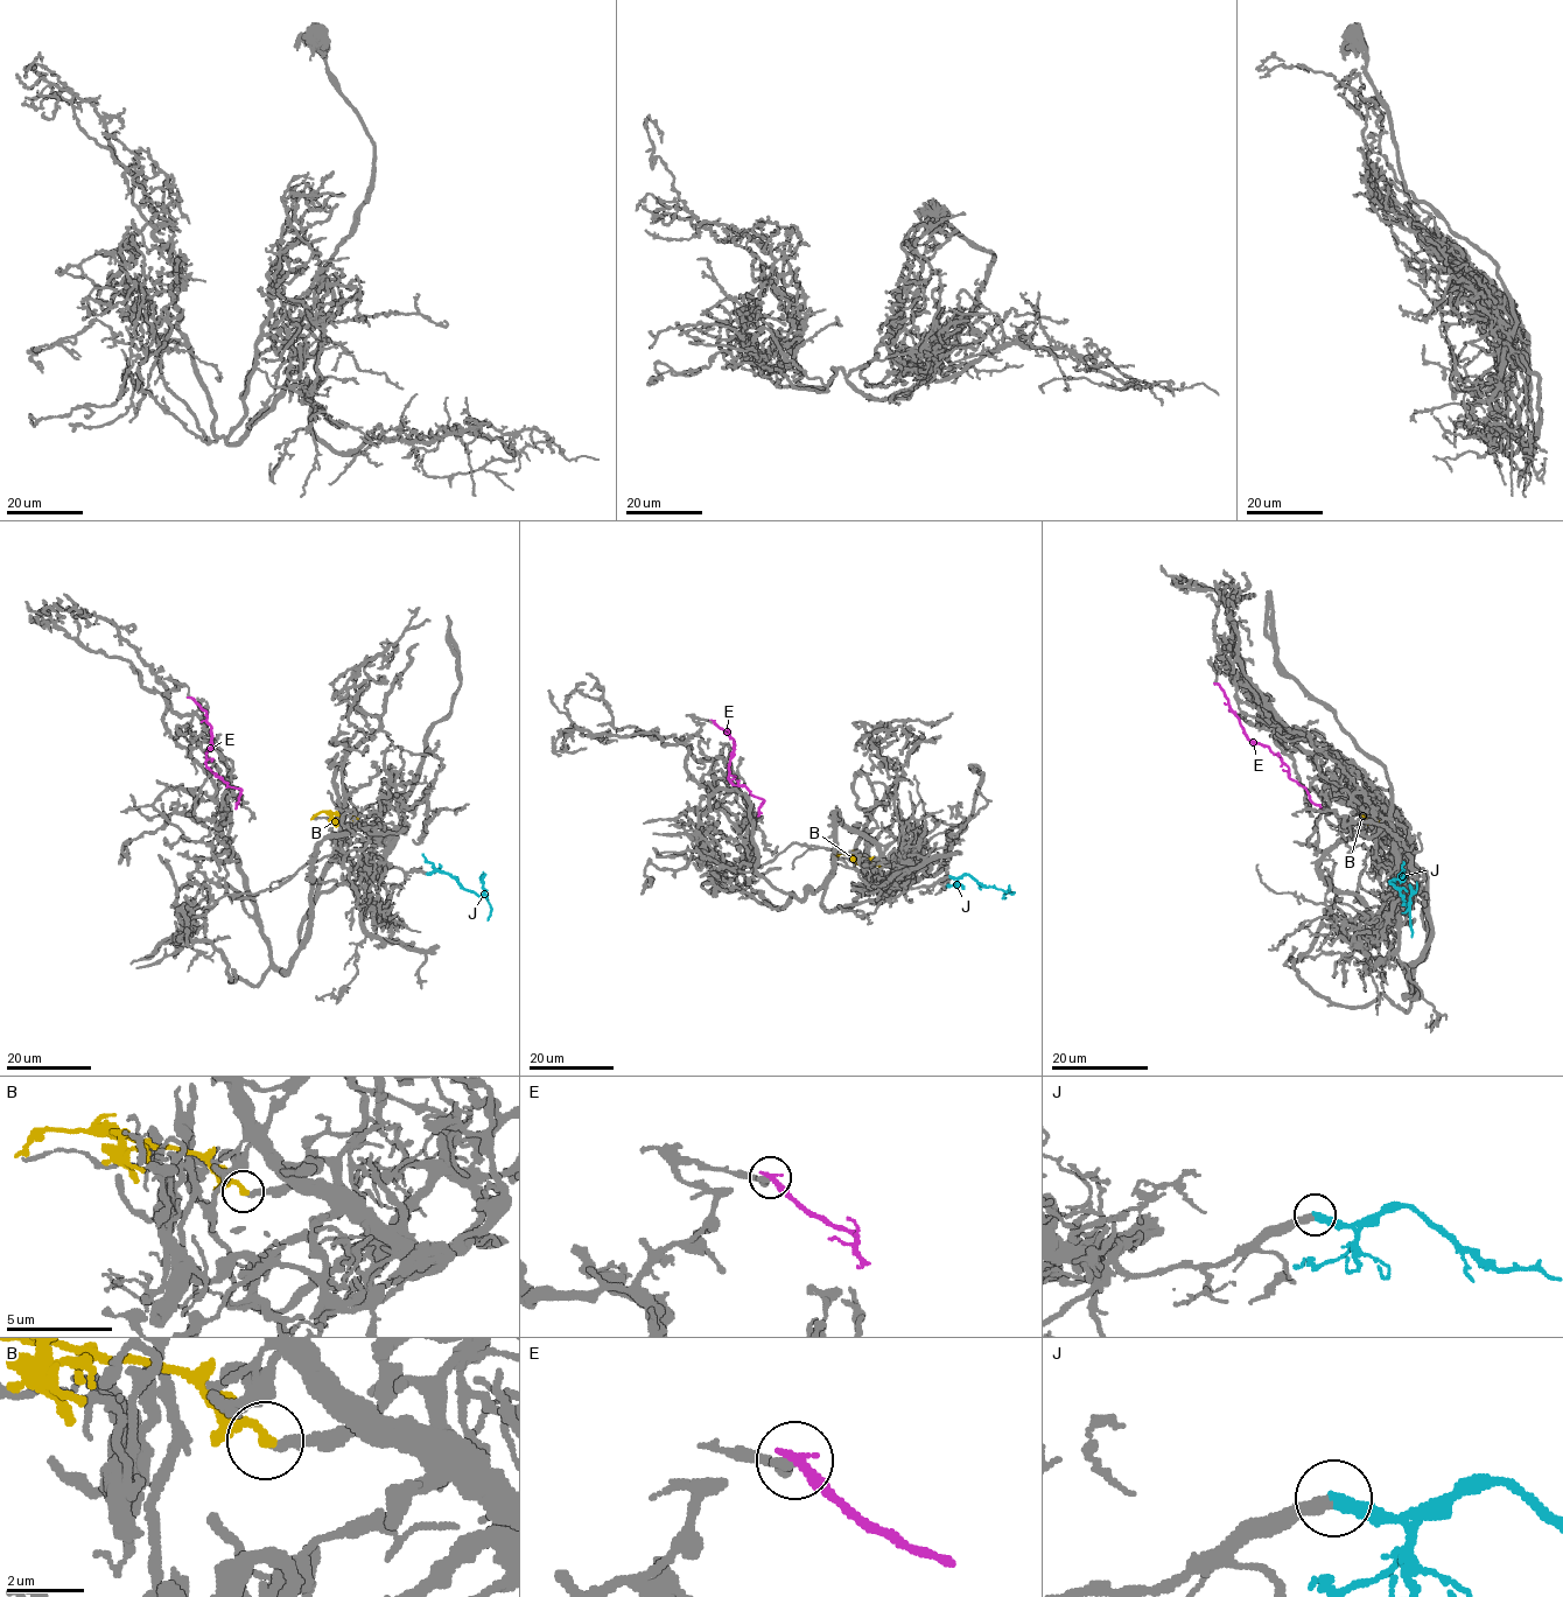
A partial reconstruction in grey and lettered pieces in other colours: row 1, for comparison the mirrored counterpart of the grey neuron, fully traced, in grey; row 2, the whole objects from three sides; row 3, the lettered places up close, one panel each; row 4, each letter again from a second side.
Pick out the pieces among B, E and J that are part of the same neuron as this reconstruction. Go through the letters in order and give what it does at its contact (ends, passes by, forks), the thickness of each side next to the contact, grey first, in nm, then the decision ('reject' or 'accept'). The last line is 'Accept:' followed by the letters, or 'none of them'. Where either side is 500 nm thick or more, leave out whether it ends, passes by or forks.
B: it ends | 320/280 nm | accept
E: it ends | 320/280 nm | reject
J: it ends | 360/400 nm | accept
Accept: B, J

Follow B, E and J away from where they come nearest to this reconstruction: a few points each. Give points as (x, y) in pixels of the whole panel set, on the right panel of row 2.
B: (1380, 820), (1366, 813), (1373, 821)
E: (1215, 683), (1228, 700), (1243, 733), (1266, 746), (1289, 769), (1289, 777), (1306, 789), (1310, 800), (1323, 810)
J: (1392, 883), (1409, 909), (1411, 937)

